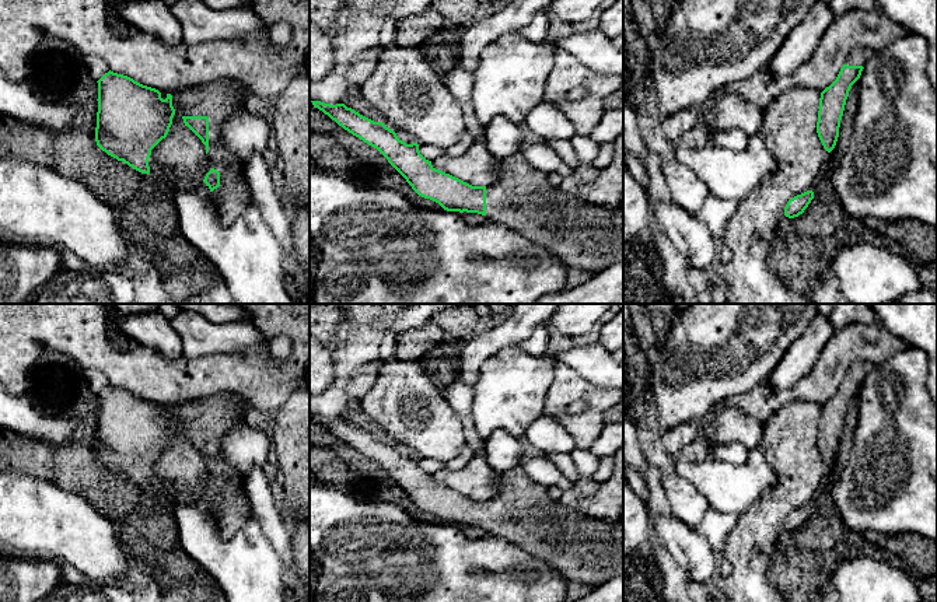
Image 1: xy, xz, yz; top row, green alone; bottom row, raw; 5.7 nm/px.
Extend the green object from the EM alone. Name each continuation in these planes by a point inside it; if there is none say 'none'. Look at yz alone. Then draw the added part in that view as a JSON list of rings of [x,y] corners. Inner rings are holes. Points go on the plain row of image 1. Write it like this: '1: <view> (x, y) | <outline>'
1: yz (859, 370) | [[[857,360],[852,363],[852,365],[847,368],[845,378],[864,381],[867,375],[873,371],[873,368],[874,364],[864,360]]]

